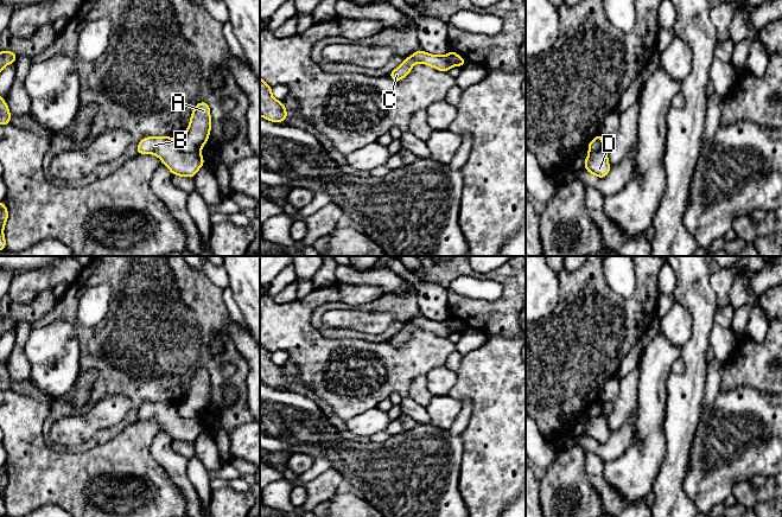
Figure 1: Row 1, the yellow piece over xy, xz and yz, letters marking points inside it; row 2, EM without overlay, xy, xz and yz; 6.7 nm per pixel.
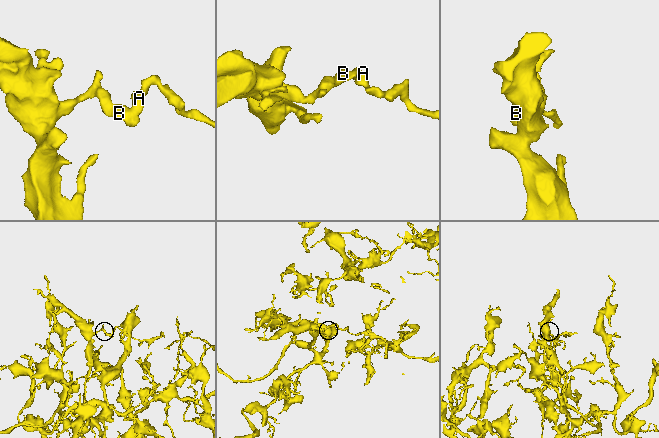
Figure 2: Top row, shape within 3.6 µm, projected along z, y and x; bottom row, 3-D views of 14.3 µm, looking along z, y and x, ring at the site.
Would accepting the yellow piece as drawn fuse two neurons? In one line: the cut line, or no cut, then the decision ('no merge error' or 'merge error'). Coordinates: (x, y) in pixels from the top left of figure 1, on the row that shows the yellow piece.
xy (177, 138), (177, 145), (180, 150), (199, 152) | merge error

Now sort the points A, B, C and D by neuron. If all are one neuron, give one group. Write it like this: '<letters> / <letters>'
A / B C D

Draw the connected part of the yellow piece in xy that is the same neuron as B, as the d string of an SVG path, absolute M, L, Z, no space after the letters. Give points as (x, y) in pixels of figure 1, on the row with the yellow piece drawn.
M150 136L142 138L136 146L138 154L154 154L173 175L193 178L204 166L201 152L183 152L178 147L178 138Z

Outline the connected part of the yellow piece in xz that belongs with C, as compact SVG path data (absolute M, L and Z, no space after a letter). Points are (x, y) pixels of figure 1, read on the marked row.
M419 50L413 55L411 55L409 57L405 58L405 60L400 66L390 71L389 77L393 81L403 79L406 76L409 75L415 63L430 65L439 71L447 72L454 65L458 66L465 65L466 60L459 55L457 55L454 51L450 51L447 55L444 56L437 56L437 55L430 55L424 50Z

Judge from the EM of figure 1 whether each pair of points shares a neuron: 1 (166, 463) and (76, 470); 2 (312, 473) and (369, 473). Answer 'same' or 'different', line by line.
1: different
2: different

